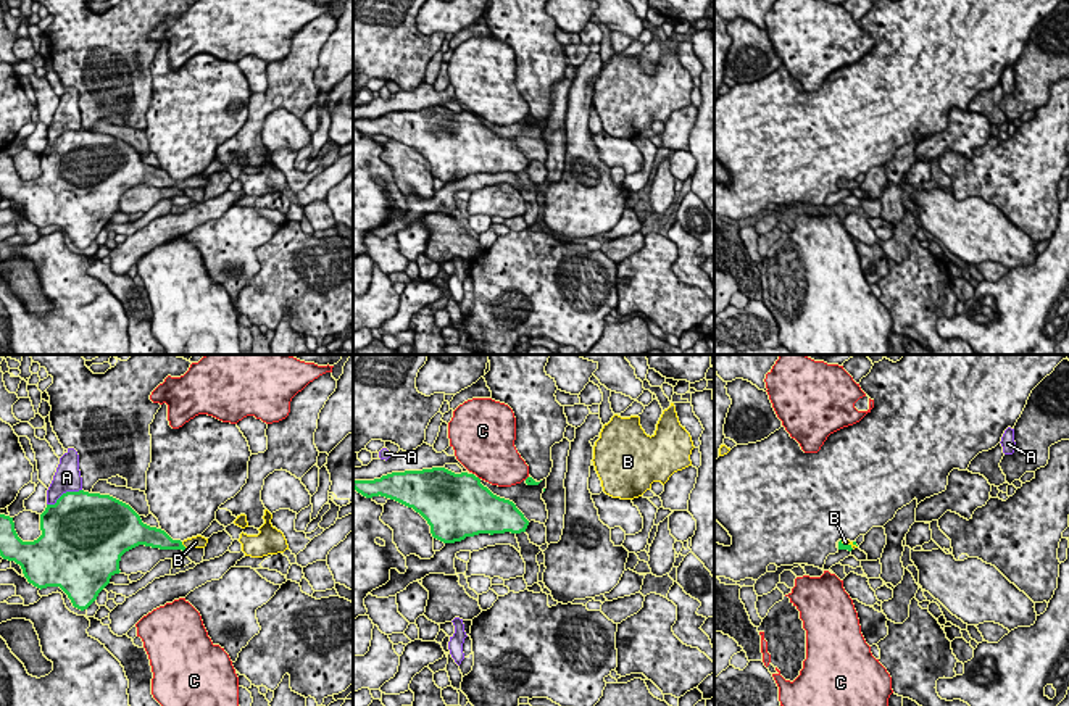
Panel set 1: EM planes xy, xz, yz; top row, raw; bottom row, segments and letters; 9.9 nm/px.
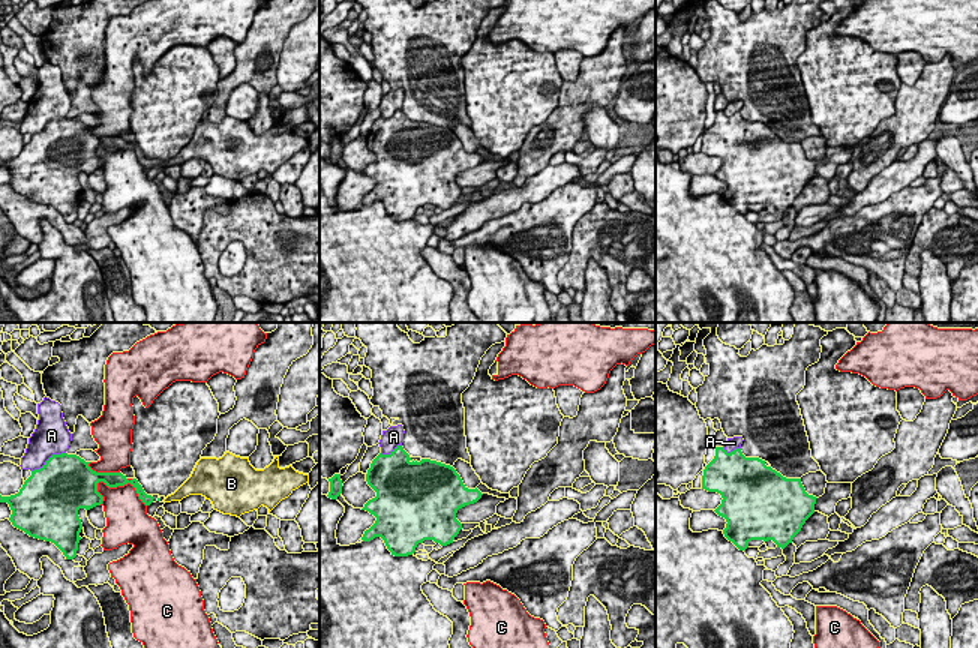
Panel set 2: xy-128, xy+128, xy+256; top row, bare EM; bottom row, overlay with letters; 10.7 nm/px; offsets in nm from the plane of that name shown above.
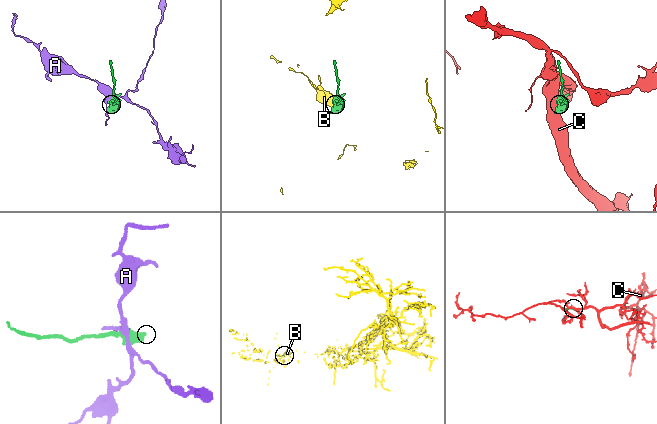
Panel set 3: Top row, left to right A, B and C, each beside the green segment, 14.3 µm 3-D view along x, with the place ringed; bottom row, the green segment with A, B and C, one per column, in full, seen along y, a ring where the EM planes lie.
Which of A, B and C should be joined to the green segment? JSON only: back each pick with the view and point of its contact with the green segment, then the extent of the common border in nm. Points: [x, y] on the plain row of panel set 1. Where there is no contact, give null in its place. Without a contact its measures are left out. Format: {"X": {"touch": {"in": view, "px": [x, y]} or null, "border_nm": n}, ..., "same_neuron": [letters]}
{"B": {"touch": {"in": "xy", "px": [183, 184]}, "border_nm": 100}, "same_neuron": ["B"]}

